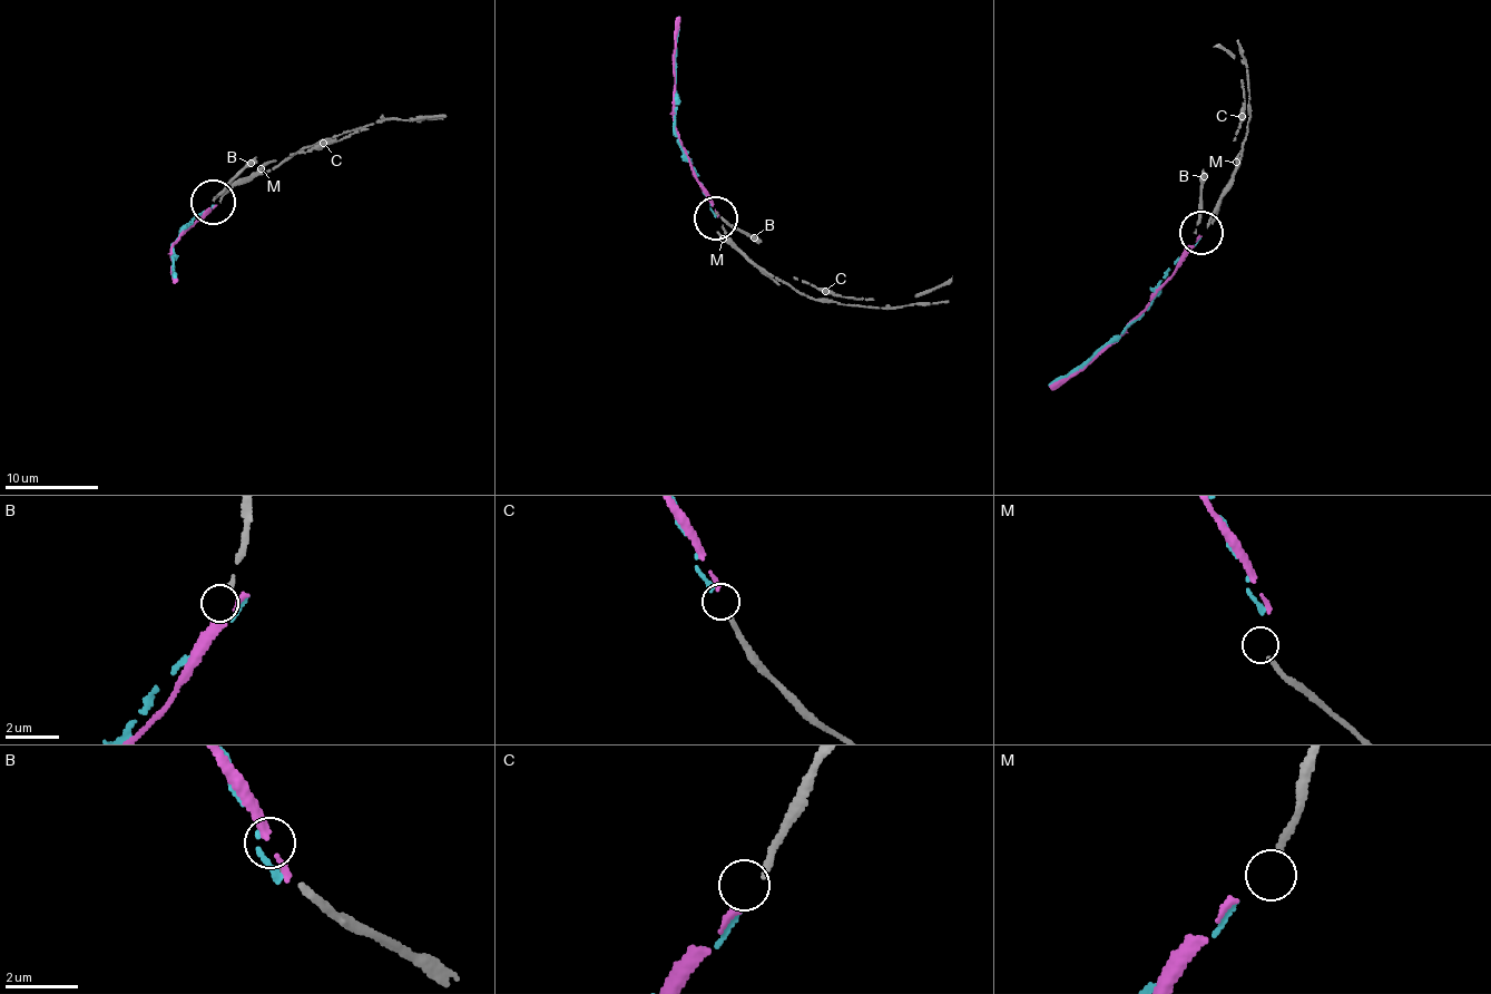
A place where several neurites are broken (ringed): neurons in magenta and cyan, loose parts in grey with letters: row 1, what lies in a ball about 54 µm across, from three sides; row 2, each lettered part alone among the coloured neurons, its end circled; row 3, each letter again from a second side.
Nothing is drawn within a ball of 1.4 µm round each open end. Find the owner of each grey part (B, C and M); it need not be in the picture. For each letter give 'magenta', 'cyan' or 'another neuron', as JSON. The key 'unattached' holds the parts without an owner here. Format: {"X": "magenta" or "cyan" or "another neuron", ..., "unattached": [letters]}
{"B": "another neuron", "C": "another neuron", "M": "another neuron", "unattached": ["B", "C", "M"]}

